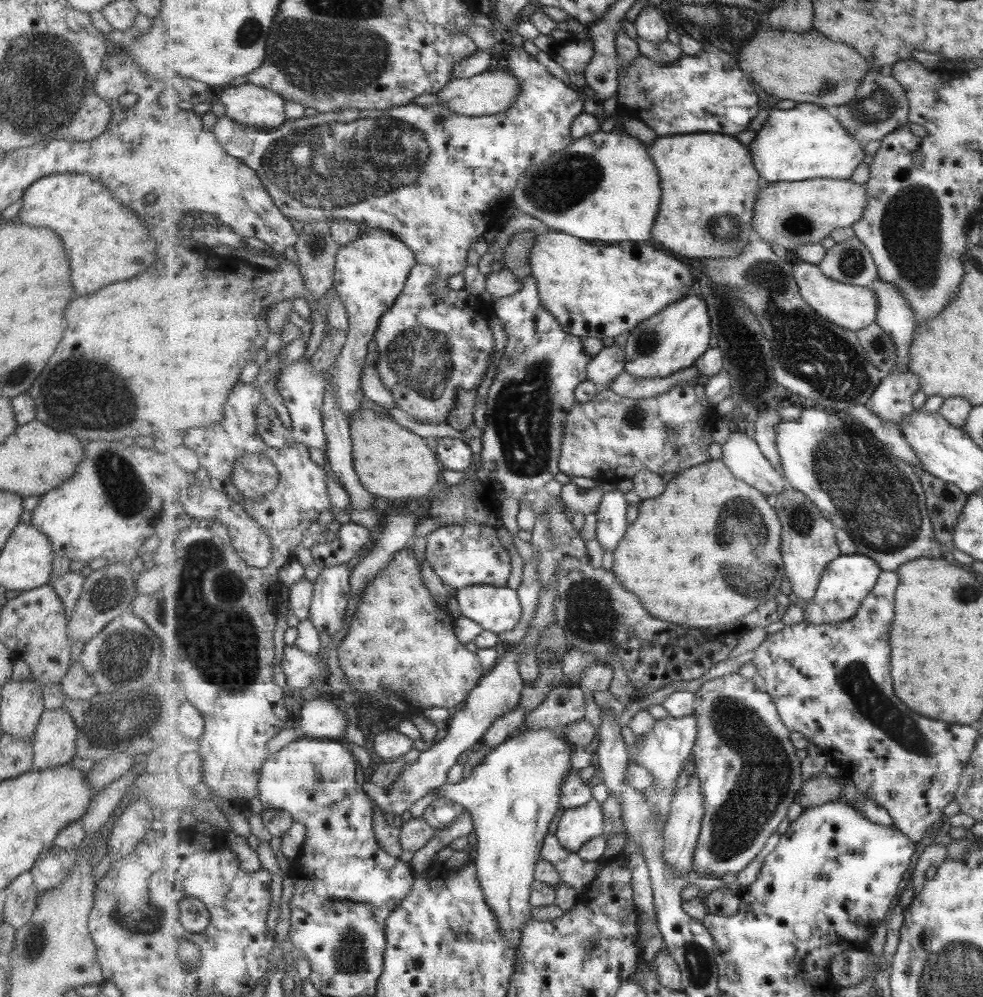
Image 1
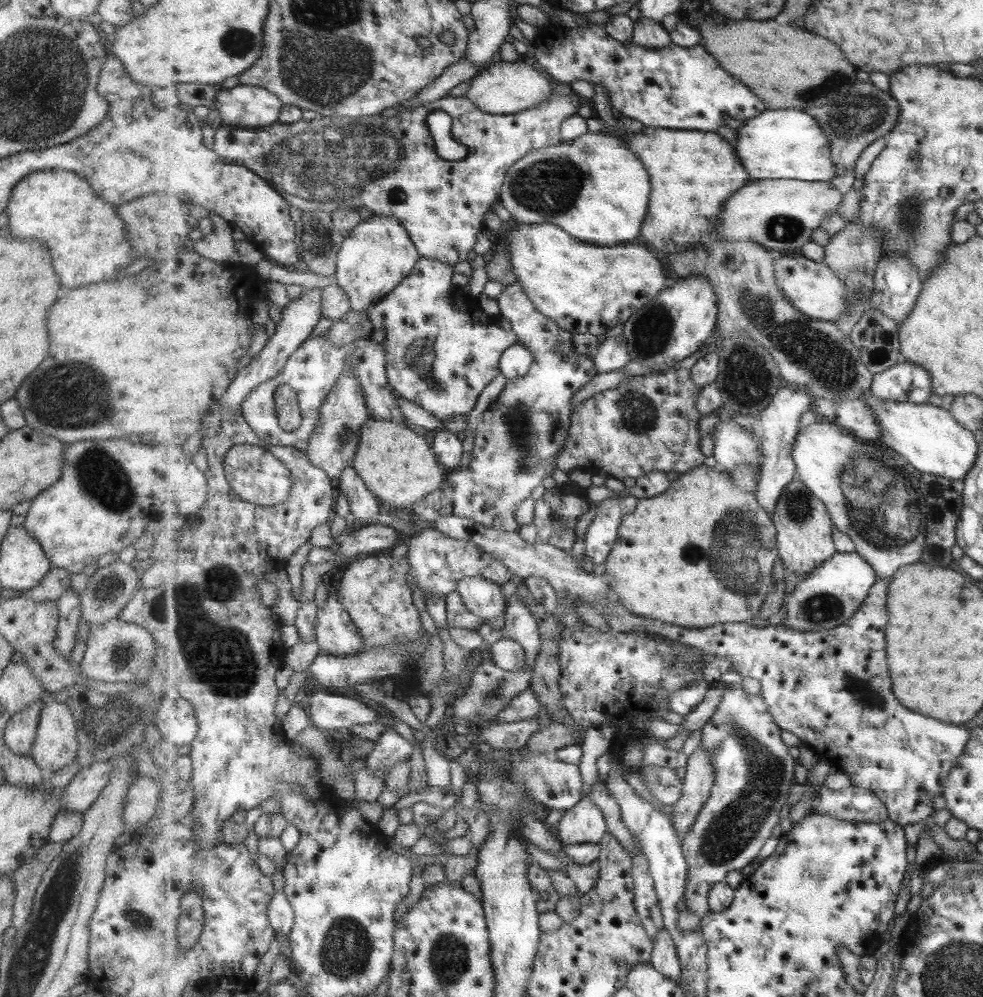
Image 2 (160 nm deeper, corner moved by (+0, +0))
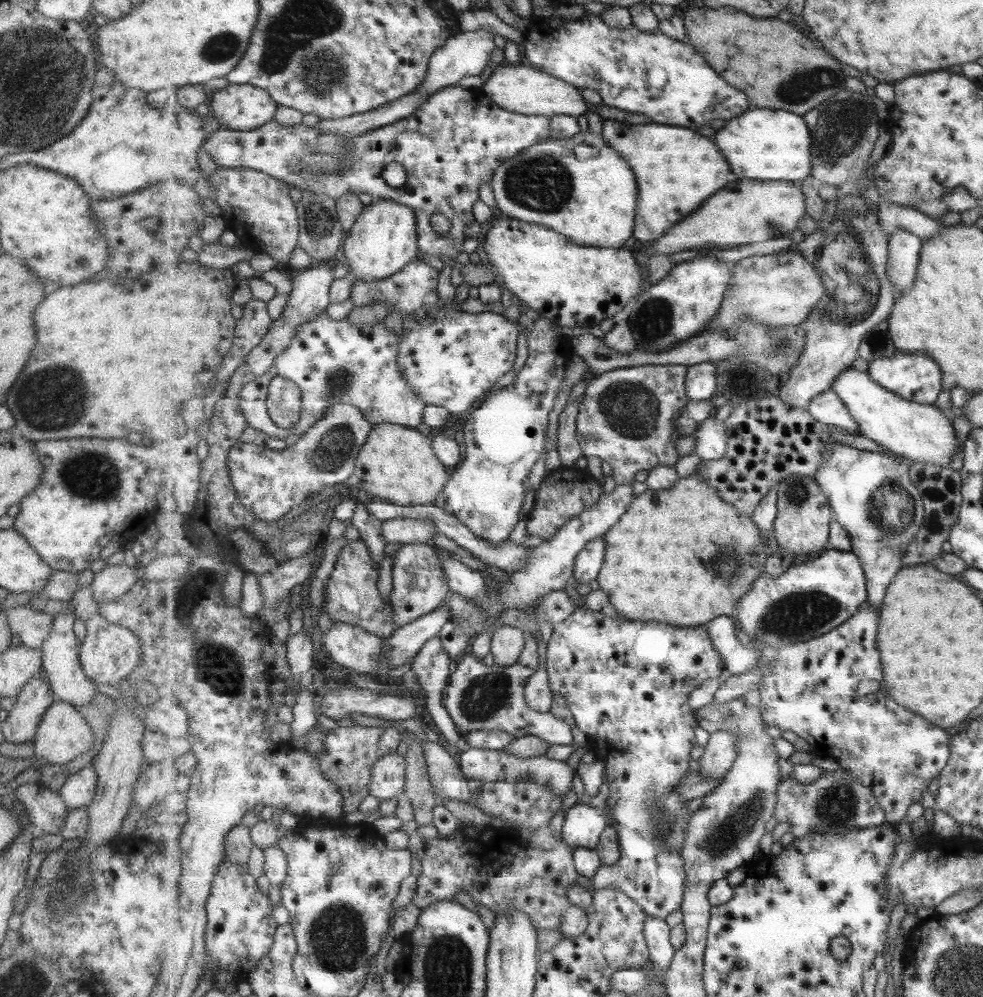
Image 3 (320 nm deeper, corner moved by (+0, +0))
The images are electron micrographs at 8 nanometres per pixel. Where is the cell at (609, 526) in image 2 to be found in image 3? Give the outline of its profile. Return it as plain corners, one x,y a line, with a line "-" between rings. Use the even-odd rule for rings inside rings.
604,537
592,540
585,550
579,551
576,556
574,580
576,585
589,585
589,582
598,580
604,565
606,540

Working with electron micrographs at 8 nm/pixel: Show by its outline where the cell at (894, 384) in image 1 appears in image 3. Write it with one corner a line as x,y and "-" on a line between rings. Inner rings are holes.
899,352
897,356
891,356
891,358
877,358
875,362
870,363
868,372
875,382
887,390
921,404
934,405
944,388
941,366
927,353

